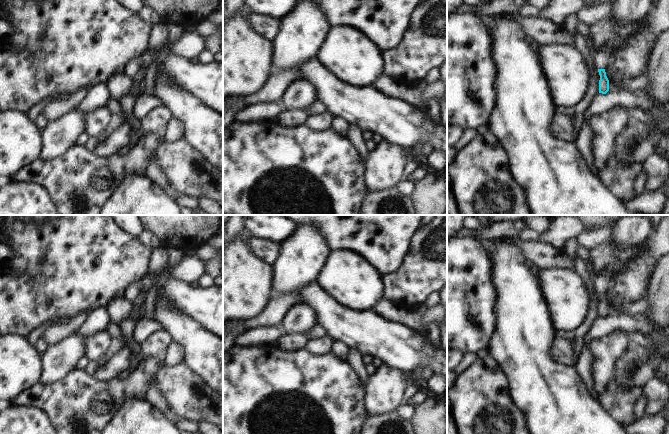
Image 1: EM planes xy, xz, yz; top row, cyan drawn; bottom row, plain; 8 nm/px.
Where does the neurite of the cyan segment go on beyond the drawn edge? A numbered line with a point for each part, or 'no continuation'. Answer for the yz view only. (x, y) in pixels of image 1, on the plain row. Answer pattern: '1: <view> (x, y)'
1: yz (602, 280)

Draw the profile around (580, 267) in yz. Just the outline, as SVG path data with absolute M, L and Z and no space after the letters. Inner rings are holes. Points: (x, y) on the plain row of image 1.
M581 260L577 261L577 263L575 265L575 270L577 271L577 273L579 275L581 275L584 278L584 280L587 284L588 290L589 290L591 301L592 301L593 298L594 298L594 295L597 292L596 289L595 289L595 283L594 283L595 276L591 277L589 275L589 273L587 272L587 269L586 269L585 262L583 262Z

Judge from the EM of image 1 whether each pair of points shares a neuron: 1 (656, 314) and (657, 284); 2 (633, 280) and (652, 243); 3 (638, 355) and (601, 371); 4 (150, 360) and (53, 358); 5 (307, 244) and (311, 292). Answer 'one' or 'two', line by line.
1: one
2: one
3: two
4: two
5: two

